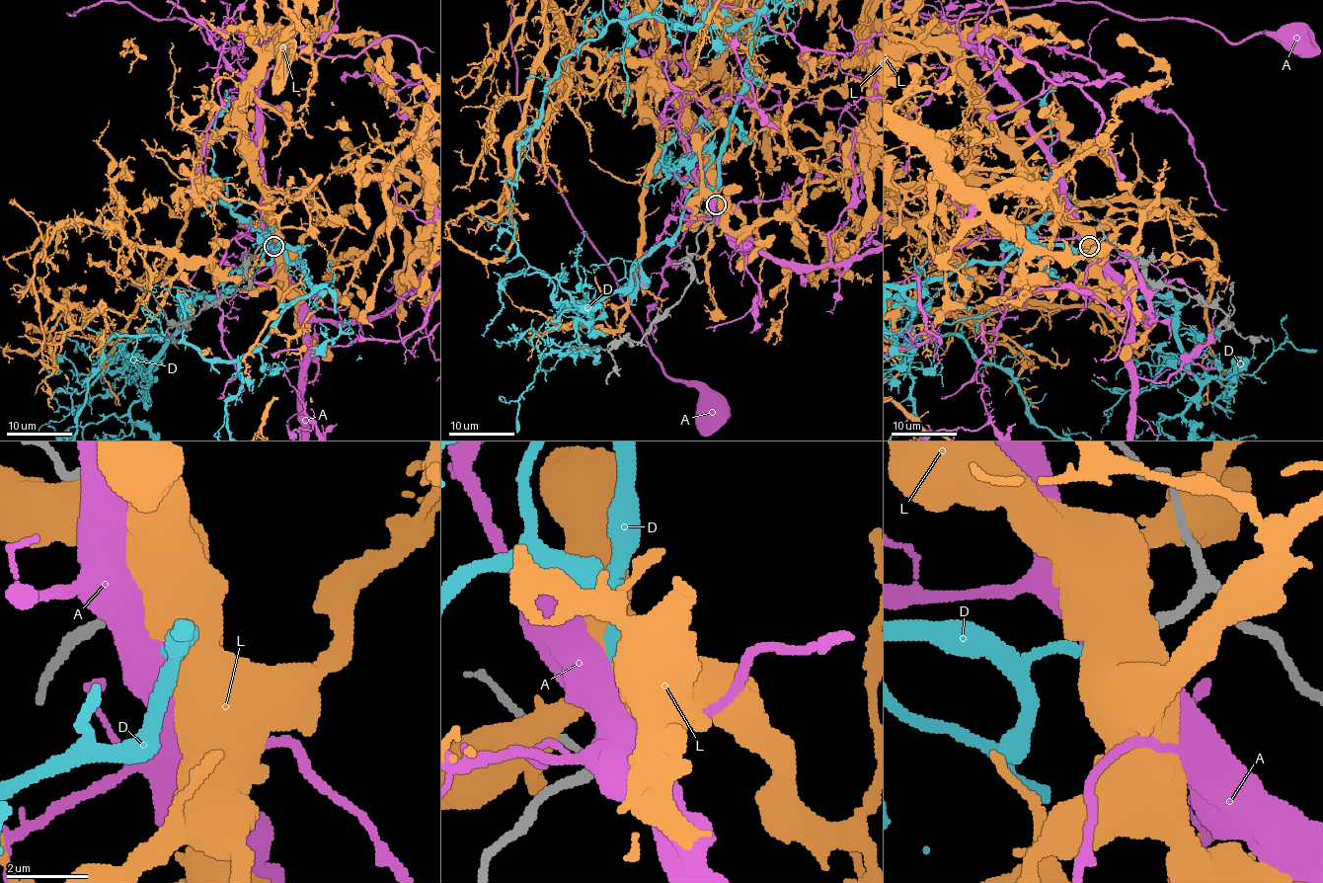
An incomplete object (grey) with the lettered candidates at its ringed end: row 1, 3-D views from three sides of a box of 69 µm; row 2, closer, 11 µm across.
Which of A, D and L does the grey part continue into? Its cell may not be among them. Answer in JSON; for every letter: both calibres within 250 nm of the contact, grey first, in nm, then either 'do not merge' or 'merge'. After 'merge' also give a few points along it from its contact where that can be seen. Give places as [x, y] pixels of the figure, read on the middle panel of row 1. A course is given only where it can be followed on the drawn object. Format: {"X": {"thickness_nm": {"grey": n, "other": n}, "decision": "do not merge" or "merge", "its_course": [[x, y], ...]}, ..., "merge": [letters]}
{"A": {"thickness_nm": {"grey": 260, "other": 750}, "decision": "do not merge"}, "D": {"thickness_nm": {"grey": 240, "other": 240}, "decision": "merge"}, "L": {"thickness_nm": {"grey": 280, "other": 850}, "decision": "do not merge"}, "merge": ["D"]}

